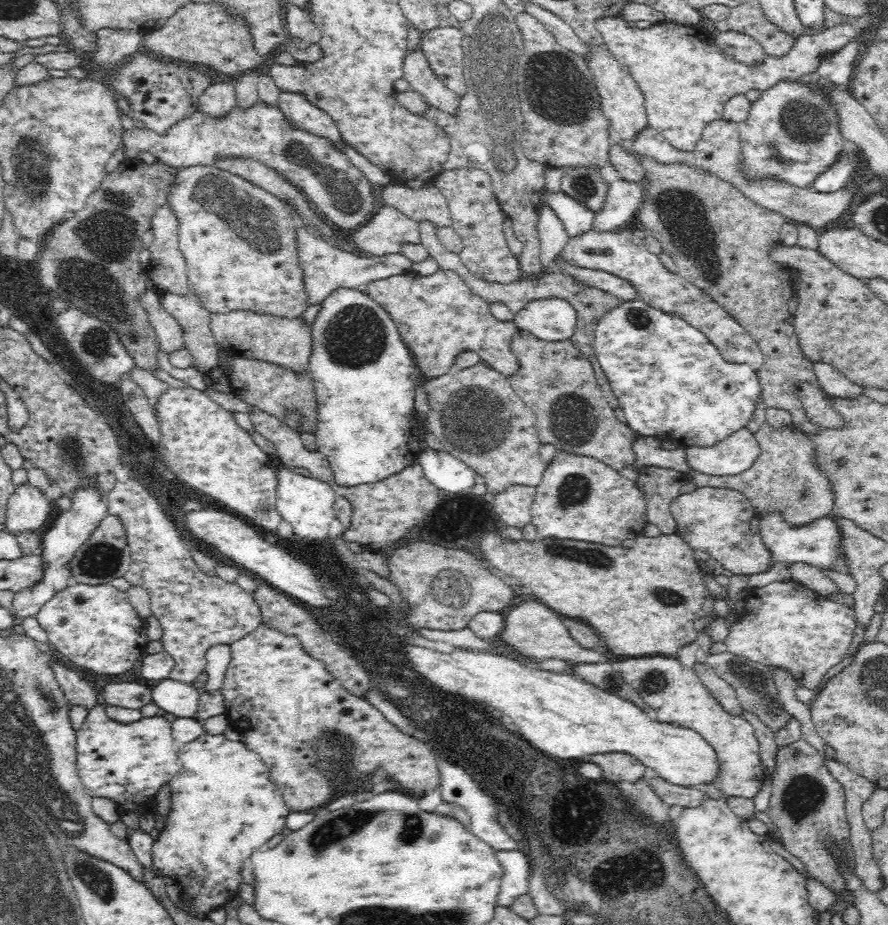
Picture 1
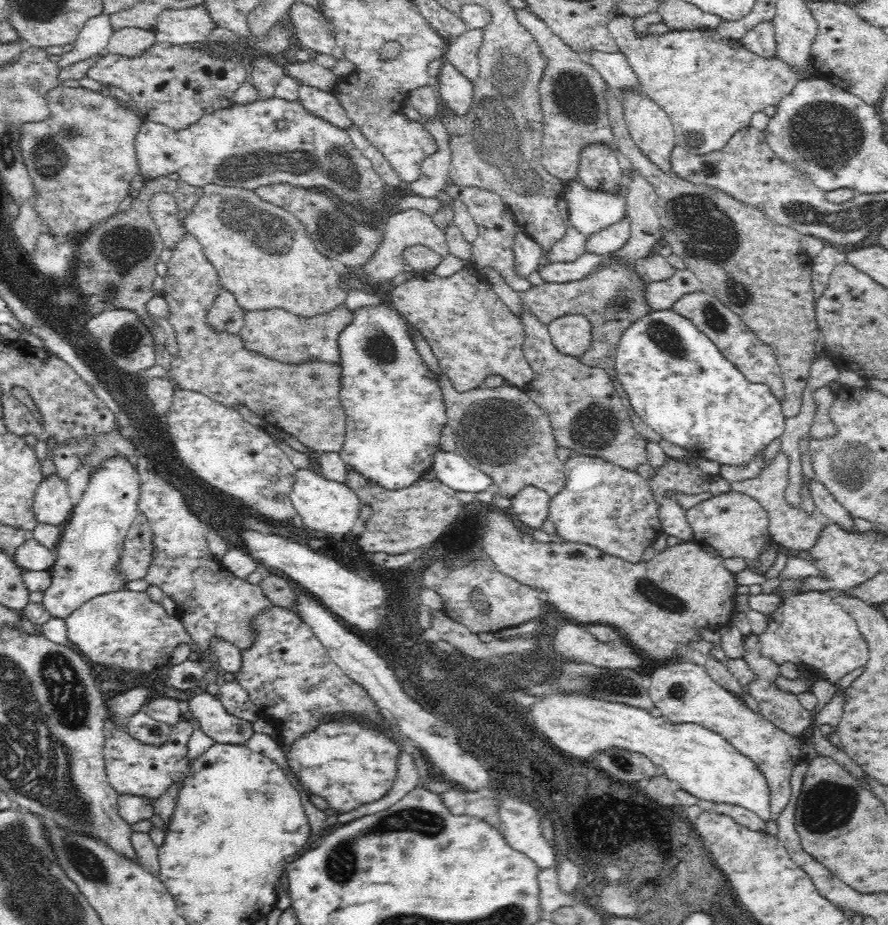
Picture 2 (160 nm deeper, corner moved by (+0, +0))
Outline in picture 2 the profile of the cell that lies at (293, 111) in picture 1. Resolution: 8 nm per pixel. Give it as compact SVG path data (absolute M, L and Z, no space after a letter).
M300 85L298 101L306 112L315 114L316 117L331 122L338 128L347 129L353 124L346 110L332 93L327 93L313 86Z

